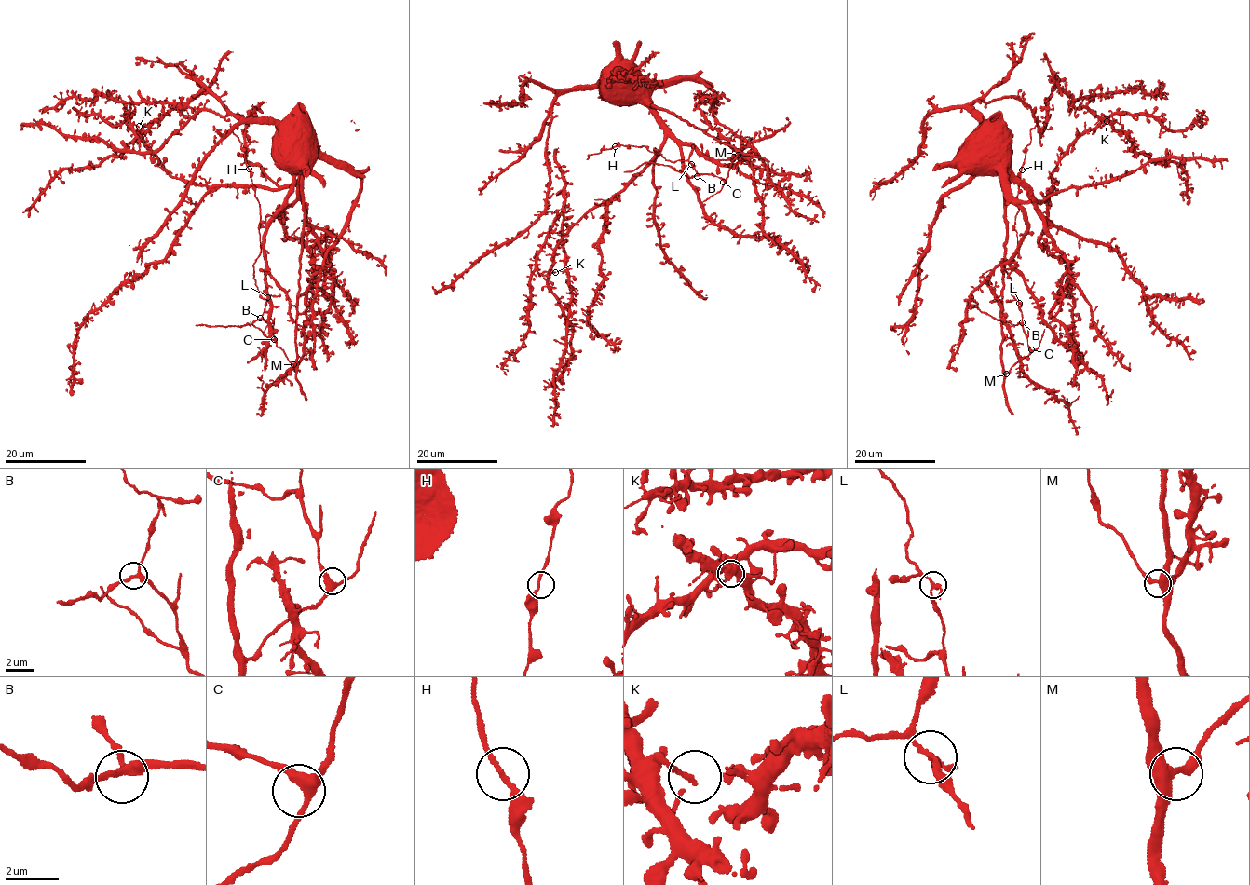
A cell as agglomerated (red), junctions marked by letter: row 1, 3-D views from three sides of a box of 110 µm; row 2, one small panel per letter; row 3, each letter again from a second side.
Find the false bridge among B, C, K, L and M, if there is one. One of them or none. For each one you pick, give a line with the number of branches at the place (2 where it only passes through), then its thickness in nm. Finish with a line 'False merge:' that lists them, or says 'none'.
L: Branches: 3. Thickness 180 nm
False merge: L

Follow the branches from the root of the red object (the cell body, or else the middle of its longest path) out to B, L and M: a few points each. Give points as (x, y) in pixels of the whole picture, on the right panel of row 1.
B: (999, 162), (997, 170), (1006, 183), (1001, 360), (1006, 373), (1029, 353), (1022, 322)
L: (999, 162), (997, 170), (1006, 183), (1001, 360), (1006, 373), (1025, 358), (1029, 351), (1019, 303)
M: (999, 162), (997, 170), (1006, 183), (1001, 360), (1006, 374)

